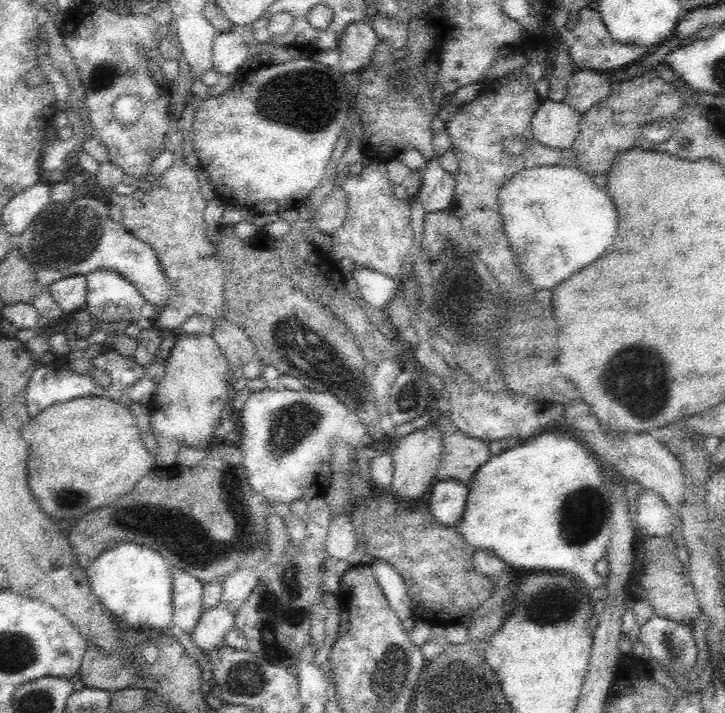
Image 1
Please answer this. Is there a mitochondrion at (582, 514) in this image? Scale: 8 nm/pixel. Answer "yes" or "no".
yes

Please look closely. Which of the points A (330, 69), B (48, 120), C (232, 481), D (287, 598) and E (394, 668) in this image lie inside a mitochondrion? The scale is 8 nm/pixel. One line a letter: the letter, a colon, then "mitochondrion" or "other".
A: other
B: other
C: mitochondrion
D: mitochondrion
E: mitochondrion

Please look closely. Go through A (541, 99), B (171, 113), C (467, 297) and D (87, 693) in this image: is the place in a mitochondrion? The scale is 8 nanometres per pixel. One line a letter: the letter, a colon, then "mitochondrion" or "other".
A: other
B: other
C: mitochondrion
D: other

